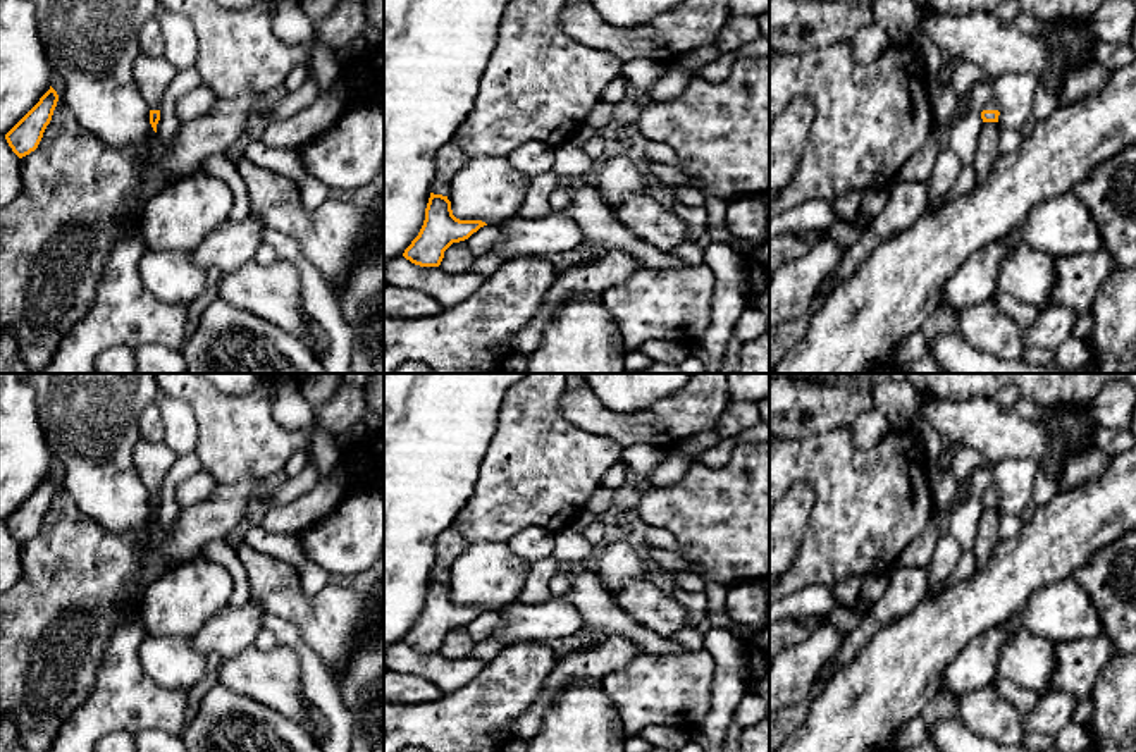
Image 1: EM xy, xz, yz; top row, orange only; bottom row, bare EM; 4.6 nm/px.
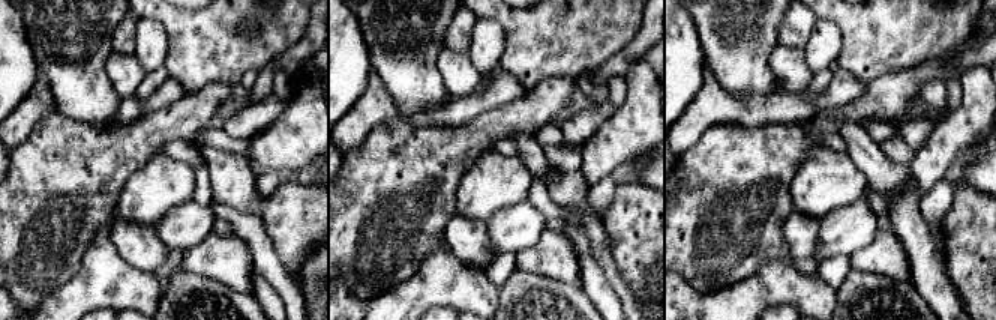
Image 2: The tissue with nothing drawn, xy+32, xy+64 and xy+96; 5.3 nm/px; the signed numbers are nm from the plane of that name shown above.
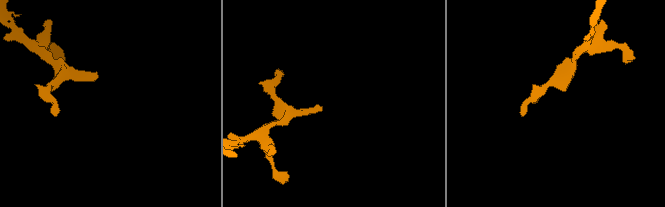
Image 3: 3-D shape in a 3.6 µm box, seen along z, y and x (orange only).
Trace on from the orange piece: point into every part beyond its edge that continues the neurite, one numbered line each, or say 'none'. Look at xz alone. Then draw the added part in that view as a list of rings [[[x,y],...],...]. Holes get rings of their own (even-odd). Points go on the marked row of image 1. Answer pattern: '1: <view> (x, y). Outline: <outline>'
none

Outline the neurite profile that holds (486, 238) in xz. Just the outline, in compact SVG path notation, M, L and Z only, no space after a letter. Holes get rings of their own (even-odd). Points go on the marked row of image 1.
M484 225L463 243L468 248L468 251L477 258L491 253L491 250L499 243L499 239L501 239L499 225Z

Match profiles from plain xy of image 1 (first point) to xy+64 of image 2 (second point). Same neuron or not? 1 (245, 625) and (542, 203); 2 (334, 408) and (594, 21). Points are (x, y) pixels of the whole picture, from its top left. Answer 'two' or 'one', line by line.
1: two
2: one

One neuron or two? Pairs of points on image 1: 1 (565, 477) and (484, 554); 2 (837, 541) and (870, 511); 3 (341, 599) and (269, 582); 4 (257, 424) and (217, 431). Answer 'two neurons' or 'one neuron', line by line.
1: two neurons
2: one neuron
3: one neuron
4: one neuron

